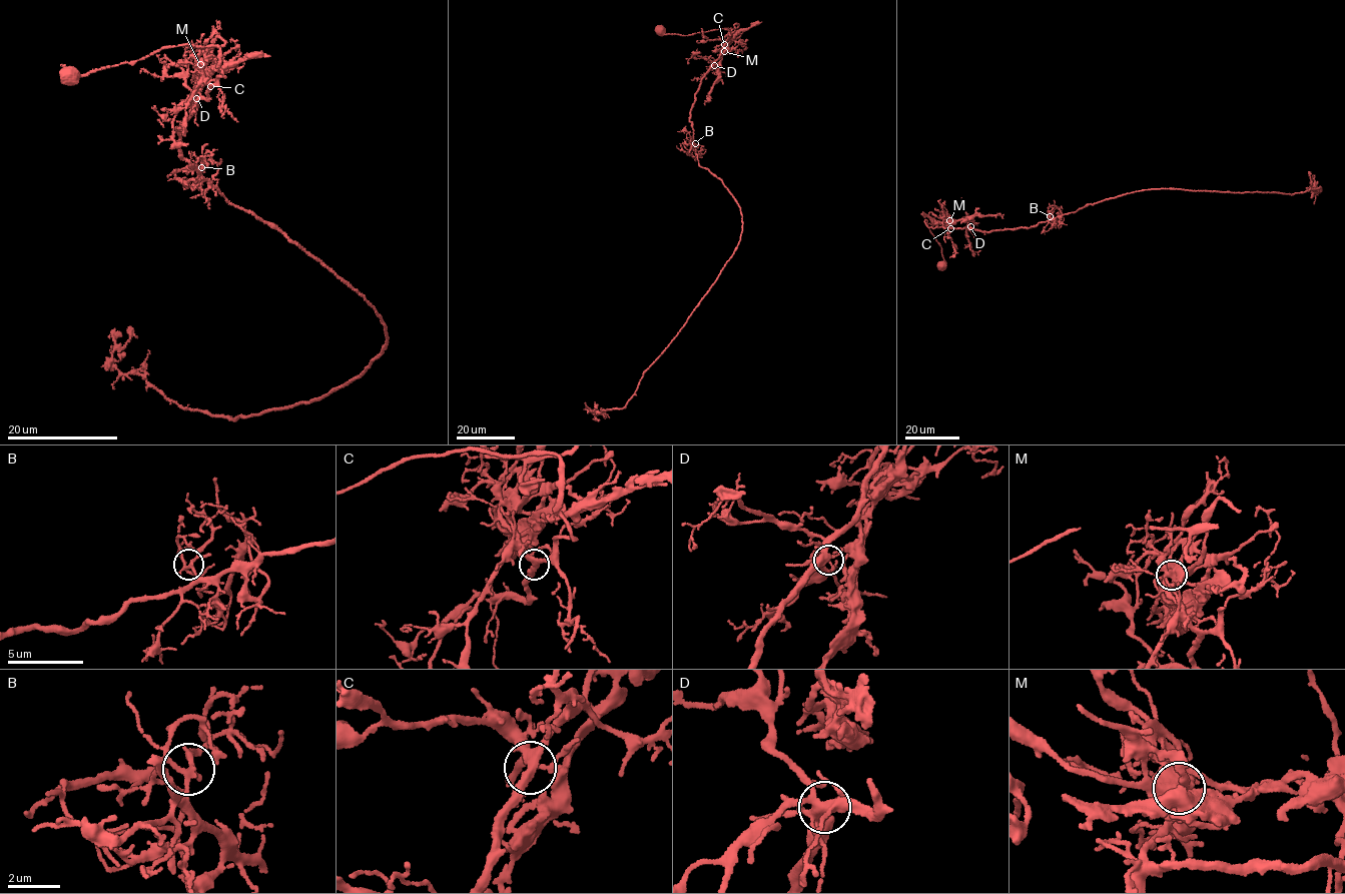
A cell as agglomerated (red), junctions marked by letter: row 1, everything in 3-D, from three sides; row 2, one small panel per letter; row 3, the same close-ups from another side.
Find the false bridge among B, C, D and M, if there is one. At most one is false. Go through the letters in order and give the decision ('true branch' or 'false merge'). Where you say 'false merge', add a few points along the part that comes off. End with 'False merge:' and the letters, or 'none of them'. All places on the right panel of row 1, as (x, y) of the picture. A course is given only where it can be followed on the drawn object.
B: true branch
C: true branch
D: true branch
M: false merge | (949, 220), (1002, 214)
False merge: M

